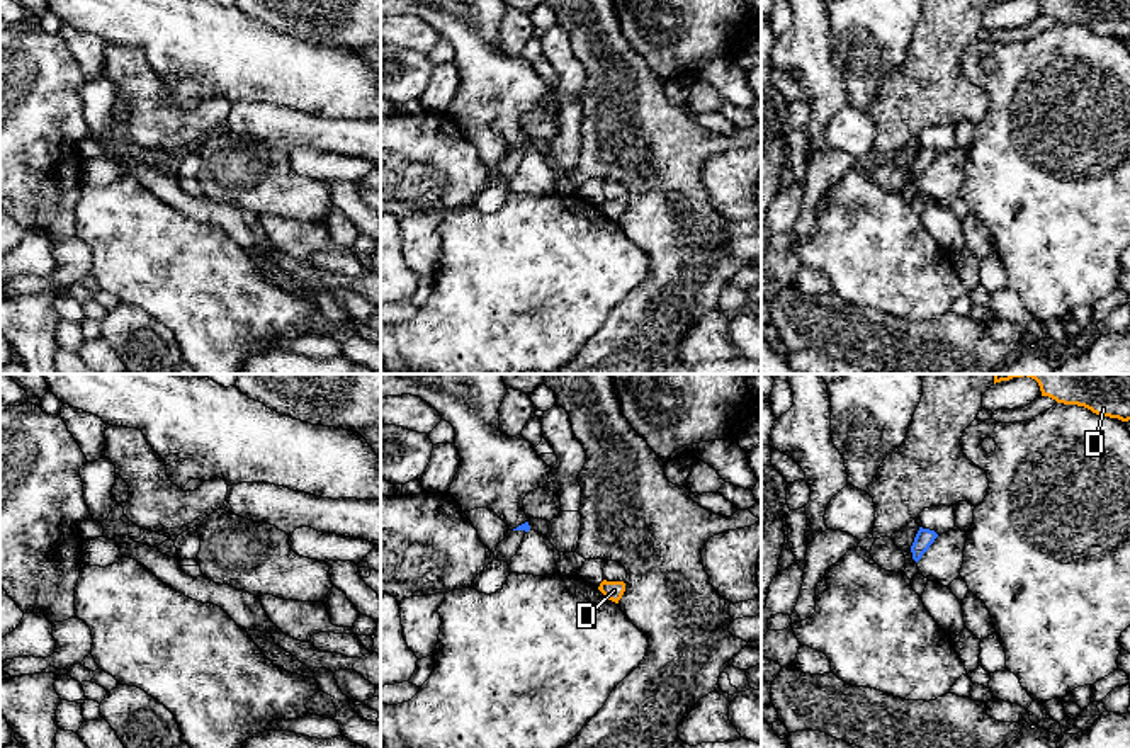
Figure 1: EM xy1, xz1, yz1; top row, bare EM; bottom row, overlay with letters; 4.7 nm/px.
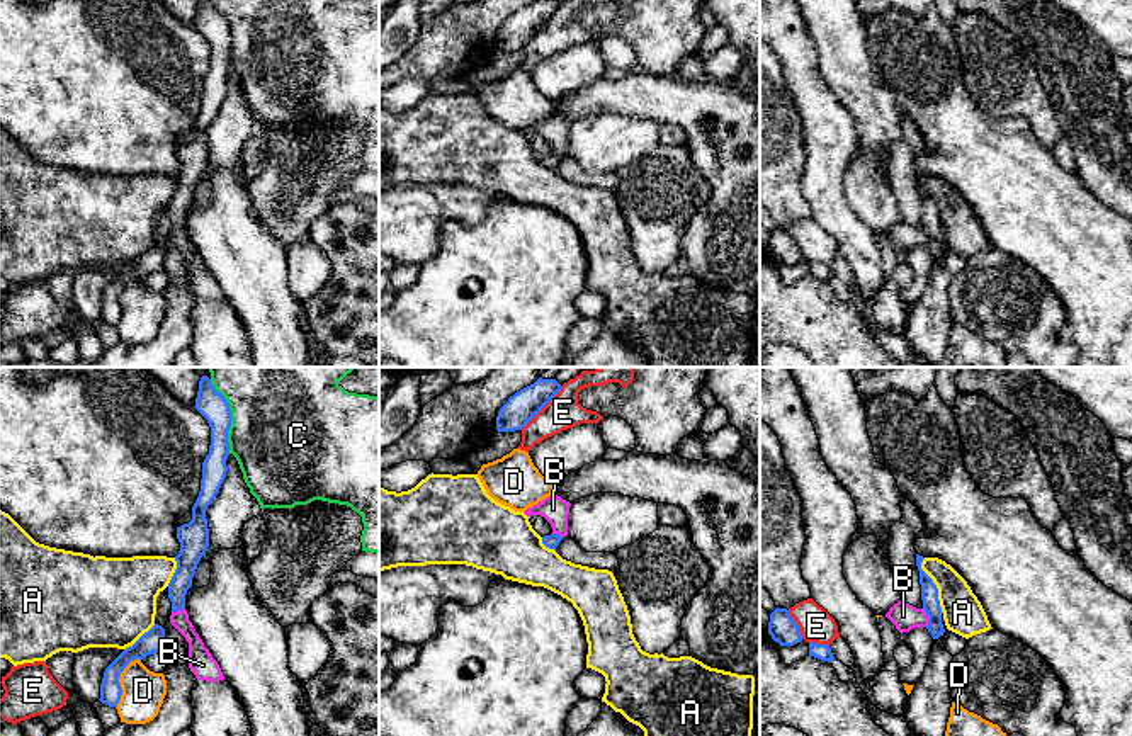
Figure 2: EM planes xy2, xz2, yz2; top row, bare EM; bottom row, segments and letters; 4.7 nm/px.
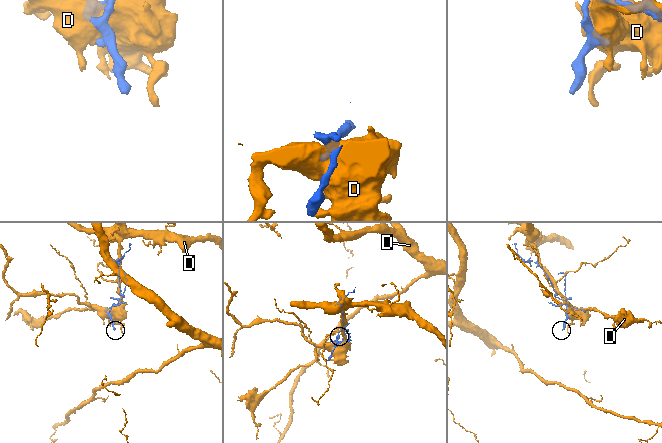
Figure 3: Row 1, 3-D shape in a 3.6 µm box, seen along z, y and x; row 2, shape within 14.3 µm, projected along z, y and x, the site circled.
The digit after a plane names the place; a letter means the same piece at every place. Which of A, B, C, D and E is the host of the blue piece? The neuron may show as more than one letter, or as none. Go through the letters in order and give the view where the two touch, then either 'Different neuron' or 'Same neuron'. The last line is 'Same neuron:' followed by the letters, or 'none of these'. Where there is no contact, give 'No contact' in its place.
A: Touches blue in yz2. Different neuron
B: Touches blue in yz2. Different neuron
C: Touches blue in xy2. Different neuron
D: Touches blue in xy2. Different neuron
E: Touches blue in xz2. Different neuron
Same neuron: none of these

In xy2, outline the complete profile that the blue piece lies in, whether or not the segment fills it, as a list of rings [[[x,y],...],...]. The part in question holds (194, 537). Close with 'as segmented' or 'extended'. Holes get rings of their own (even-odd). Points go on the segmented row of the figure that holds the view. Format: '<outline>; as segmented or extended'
[[[202,376],[194,406],[211,427],[209,454],[202,462],[201,491],[192,507],[192,520],[177,527],[180,551],[175,556],[177,569],[168,583],[172,612],[185,609],[185,595],[192,586],[201,558],[209,547],[209,529],[206,510],[219,493],[226,478],[229,456],[228,432],[231,427],[231,410],[226,398],[216,391],[211,379]]]; as segmented

